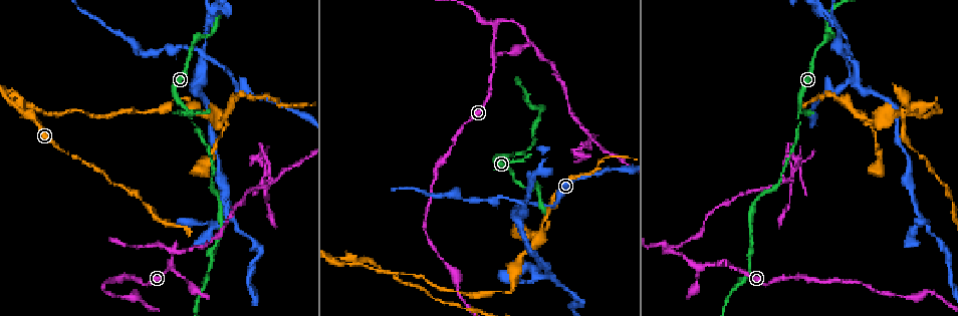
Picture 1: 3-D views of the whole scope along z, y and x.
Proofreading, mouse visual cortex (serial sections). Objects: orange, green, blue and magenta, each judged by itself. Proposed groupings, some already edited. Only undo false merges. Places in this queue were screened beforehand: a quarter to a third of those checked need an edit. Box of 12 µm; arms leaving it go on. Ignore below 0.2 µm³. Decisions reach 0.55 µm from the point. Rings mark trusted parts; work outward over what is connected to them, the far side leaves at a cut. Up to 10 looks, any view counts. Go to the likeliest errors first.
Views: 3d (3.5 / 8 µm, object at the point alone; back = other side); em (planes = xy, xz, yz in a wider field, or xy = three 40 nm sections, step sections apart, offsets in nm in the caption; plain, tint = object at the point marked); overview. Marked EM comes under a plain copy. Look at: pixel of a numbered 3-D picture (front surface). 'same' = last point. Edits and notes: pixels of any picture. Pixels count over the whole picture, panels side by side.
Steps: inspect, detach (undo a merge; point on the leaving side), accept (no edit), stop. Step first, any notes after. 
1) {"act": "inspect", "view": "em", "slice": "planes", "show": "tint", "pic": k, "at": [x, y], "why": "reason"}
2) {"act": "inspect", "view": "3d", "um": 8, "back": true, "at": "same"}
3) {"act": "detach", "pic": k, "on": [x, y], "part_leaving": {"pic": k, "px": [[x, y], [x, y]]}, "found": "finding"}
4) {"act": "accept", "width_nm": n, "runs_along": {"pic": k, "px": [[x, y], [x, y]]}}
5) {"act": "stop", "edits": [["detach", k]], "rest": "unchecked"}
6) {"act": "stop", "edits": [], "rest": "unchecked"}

{"act": "inspect", "view": "3d", "um": 3.5, "pic": 1, "at": [203, 56], "why": "thin neck"}

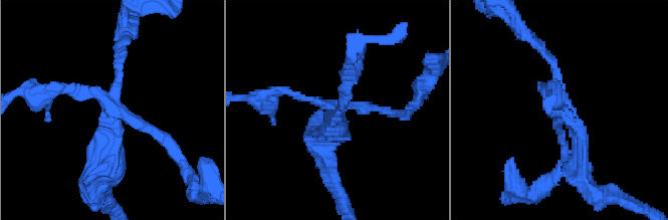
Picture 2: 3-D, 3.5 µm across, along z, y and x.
{"act": "inspect", "view": "em", "slice": "planes", "show": "tint", "pic": 2, "at": [336, 107], "arms": 4, "arm_widths_nm": [150, 150, 150, 250], "why": "need the tissue"}

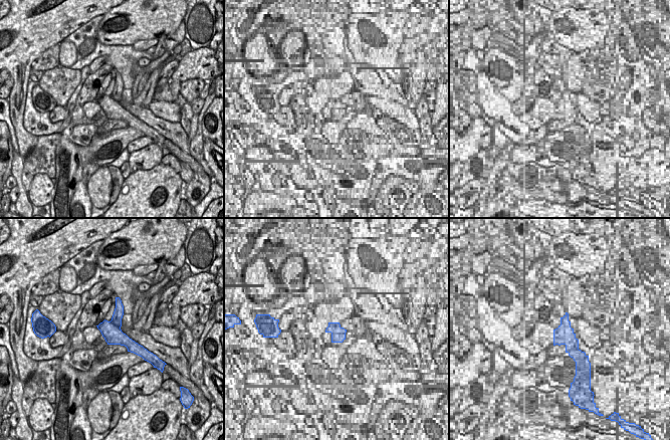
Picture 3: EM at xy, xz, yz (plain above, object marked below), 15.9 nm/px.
{"act": "inspect", "view": "em", "slice": "xy", "step": 3, "show": "tint", "at": "same", "why": "another direction"}

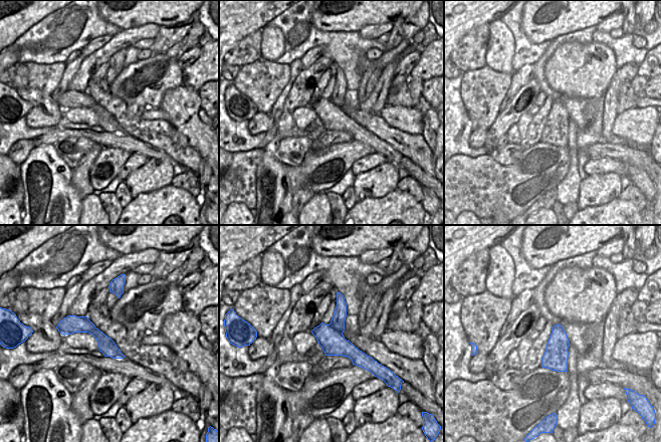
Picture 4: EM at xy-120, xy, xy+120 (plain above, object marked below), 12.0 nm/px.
{"act": "detach", "pic": 2, "on": [97, 144], "border": {"pic": 4, "px": [[329, 323], [342, 334]]}, "found": "a second cell is stuck on"}

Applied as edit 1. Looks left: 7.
{"act": "inspect", "view": "overview"}

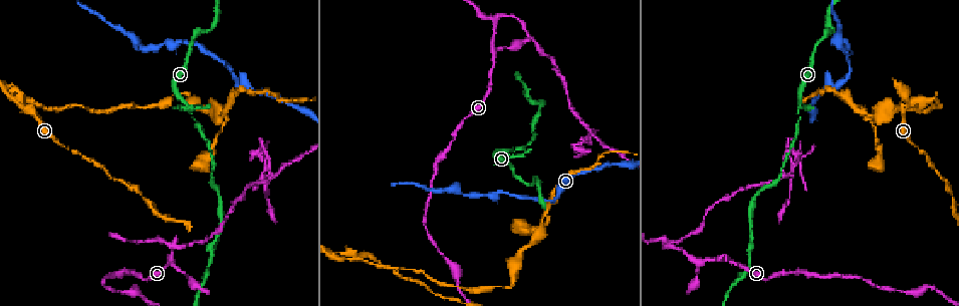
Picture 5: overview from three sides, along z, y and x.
{"act": "inspect", "view": "3d", "um": 8, "pic": 5, "at": [191, 112], "why": "a narrow waist"}

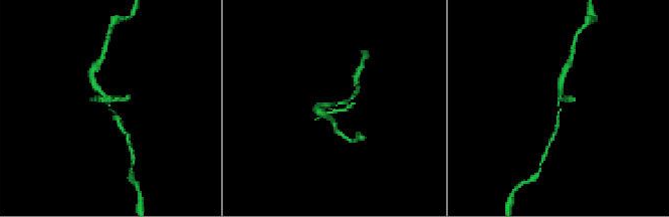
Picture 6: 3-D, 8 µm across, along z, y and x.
{"act": "inspect", "view": "em", "slice": "xy", "step": 3, "show": "tint", "pic": 6, "at": [558, 103]}

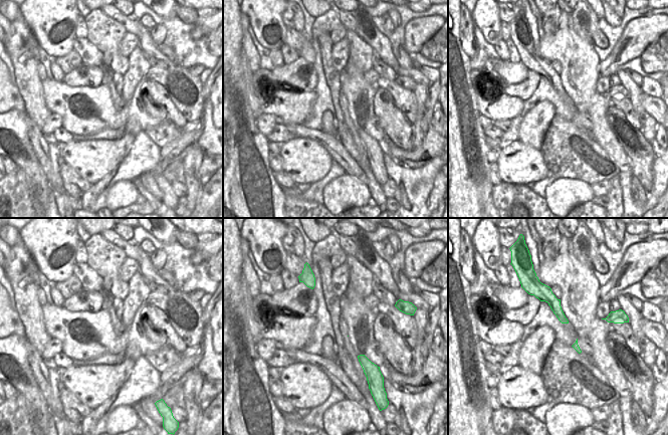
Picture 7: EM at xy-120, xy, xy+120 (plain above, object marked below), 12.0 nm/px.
{"act": "accept", "runs_along": {"pic": 7, "px": [[539, 294], [554, 304], [565, 320]]}, "found": "one cell here"}

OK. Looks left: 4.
{"act": "inspect", "view": "3d", "um": 3.5, "pic": 5, "at": [670, 244], "why": "branch point"}

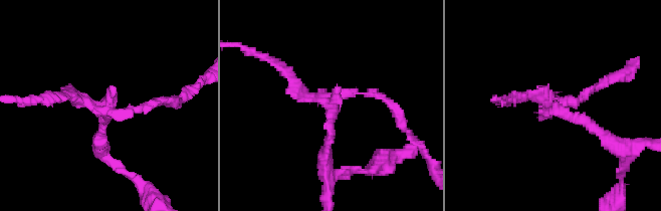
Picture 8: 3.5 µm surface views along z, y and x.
{"act": "inspect", "view": "em", "slice": "xy", "step": 2, "show": "tint", "pic": 8, "at": [105, 110], "arms": 3, "arm_widths_nm": [150, 150, 200]}

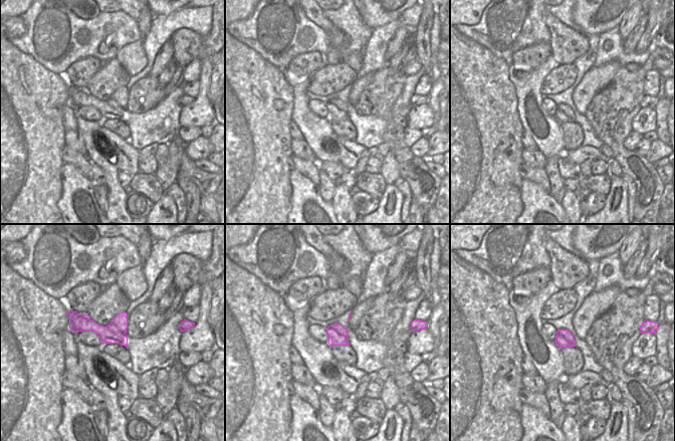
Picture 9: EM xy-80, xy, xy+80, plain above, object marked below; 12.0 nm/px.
{"act": "detach", "pic": 8, "on": [293, 91], "border": {"pic": 9, "px": [[106, 325], [115, 333], [125, 334]]}, "found": "two cells meet here"}

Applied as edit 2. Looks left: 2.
{"act": "stop", "edits": [["detach", 2], ["detach", 8]], "rest": "unchecked"}

